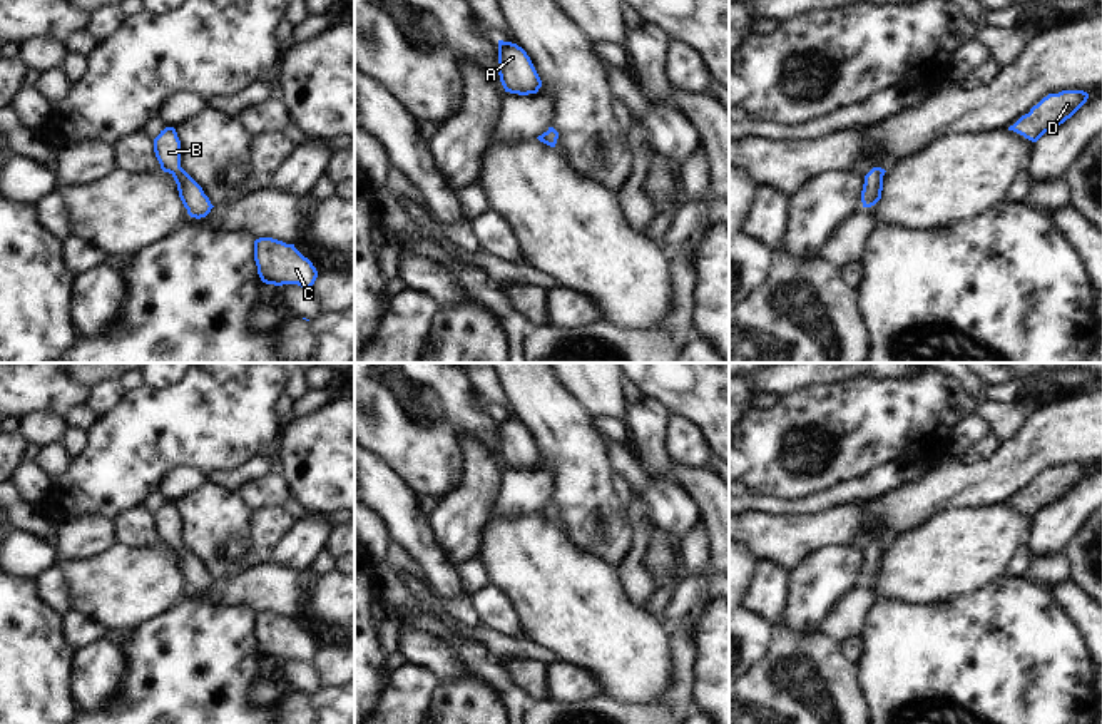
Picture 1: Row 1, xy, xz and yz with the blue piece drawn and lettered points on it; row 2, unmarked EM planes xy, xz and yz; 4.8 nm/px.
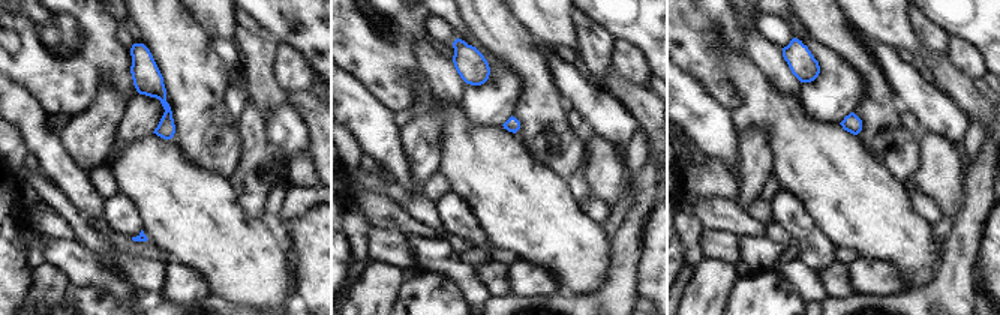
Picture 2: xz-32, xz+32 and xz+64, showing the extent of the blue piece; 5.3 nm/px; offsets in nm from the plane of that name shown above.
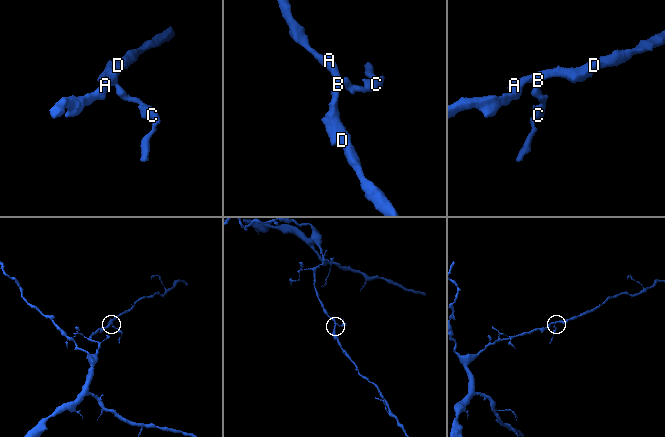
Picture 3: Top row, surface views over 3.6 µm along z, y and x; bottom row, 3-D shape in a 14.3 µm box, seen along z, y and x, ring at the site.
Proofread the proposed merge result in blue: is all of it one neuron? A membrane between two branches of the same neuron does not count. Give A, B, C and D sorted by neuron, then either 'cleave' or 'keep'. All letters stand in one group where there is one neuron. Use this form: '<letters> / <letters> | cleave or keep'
A B C D | keep

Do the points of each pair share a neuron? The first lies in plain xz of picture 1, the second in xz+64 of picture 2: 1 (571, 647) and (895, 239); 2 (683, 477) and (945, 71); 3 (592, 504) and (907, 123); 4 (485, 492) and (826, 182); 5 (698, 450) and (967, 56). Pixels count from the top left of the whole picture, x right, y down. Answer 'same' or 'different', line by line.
1: same
2: same
3: different
4: different
5: same

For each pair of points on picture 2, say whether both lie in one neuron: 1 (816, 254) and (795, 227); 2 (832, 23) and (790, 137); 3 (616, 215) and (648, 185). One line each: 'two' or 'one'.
1: one
2: two
3: two

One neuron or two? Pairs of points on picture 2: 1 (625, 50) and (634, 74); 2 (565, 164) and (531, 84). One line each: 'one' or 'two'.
1: one
2: one

